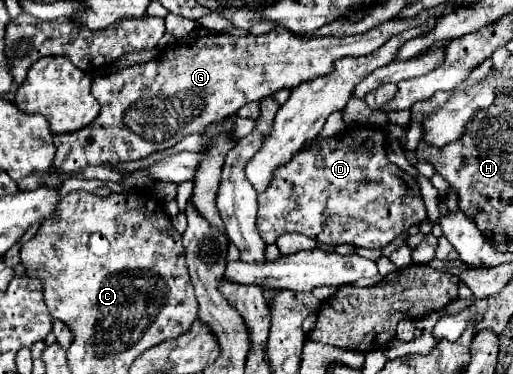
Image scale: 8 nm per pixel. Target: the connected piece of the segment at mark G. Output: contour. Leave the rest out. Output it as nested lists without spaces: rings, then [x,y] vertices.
[[[388,20],[364,34],[346,36],[346,38],[300,38],[284,30],[282,26],[276,26],[262,36],[228,36],[228,34],[210,32],[198,26],[186,38],[178,38],[176,42],[168,44],[150,62],[120,68],[118,72],[96,78],[92,82],[92,96],[100,102],[102,110],[90,126],[84,126],[70,134],[68,132],[54,134],[54,144],[58,148],[54,156],[54,164],[66,172],[72,172],[80,166],[90,166],[90,164],[118,166],[124,162],[144,160],[154,152],[164,152],[176,146],[188,134],[202,132],[204,126],[218,122],[220,118],[234,116],[248,102],[262,100],[264,96],[272,96],[282,88],[292,90],[302,82],[330,74],[334,68],[334,62],[340,58],[368,56],[370,52],[380,48],[384,42],[388,42],[390,36],[408,30],[408,26],[412,26],[412,22]]]

